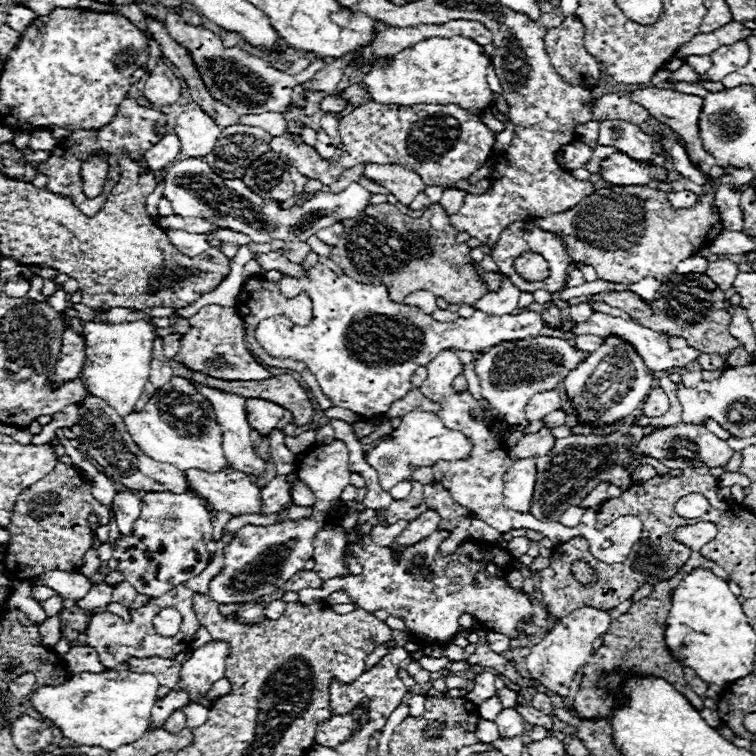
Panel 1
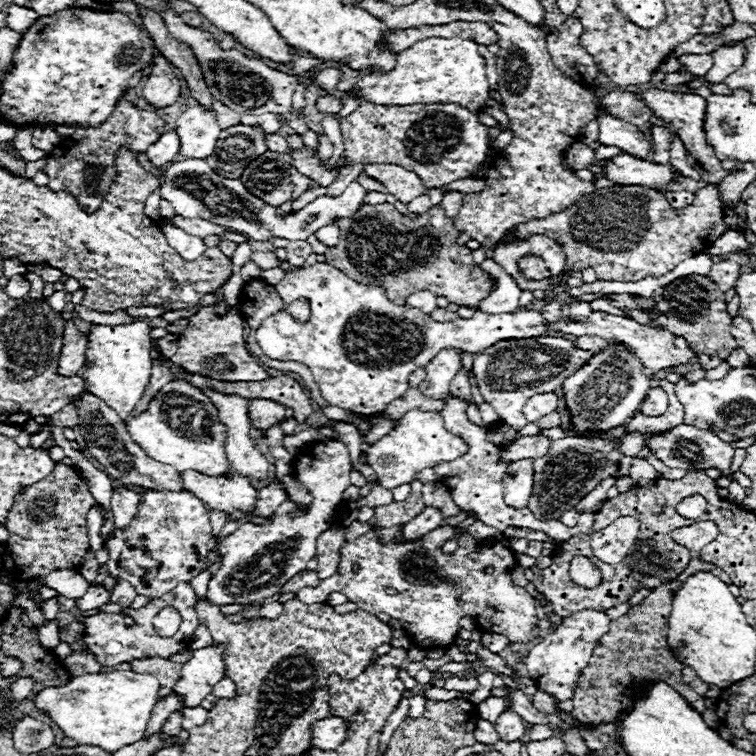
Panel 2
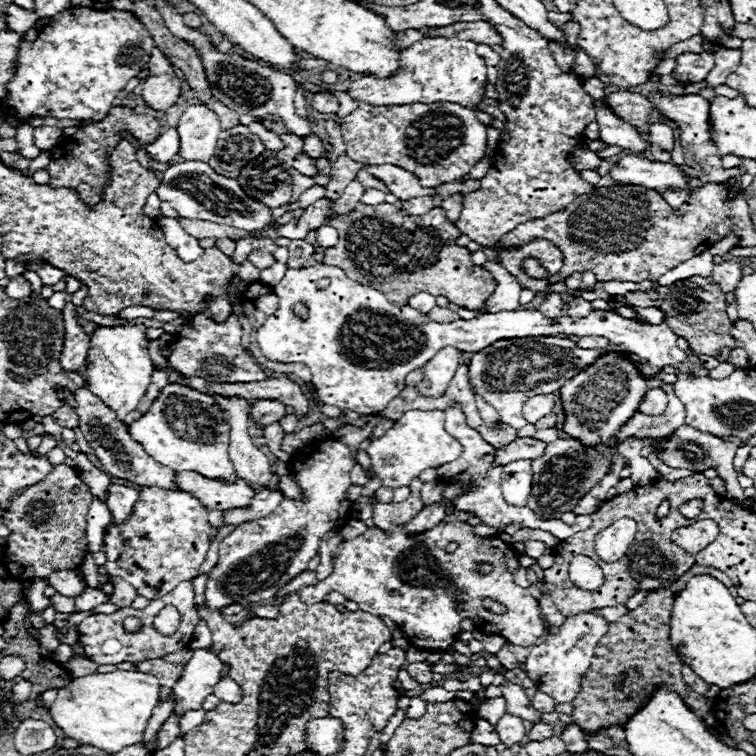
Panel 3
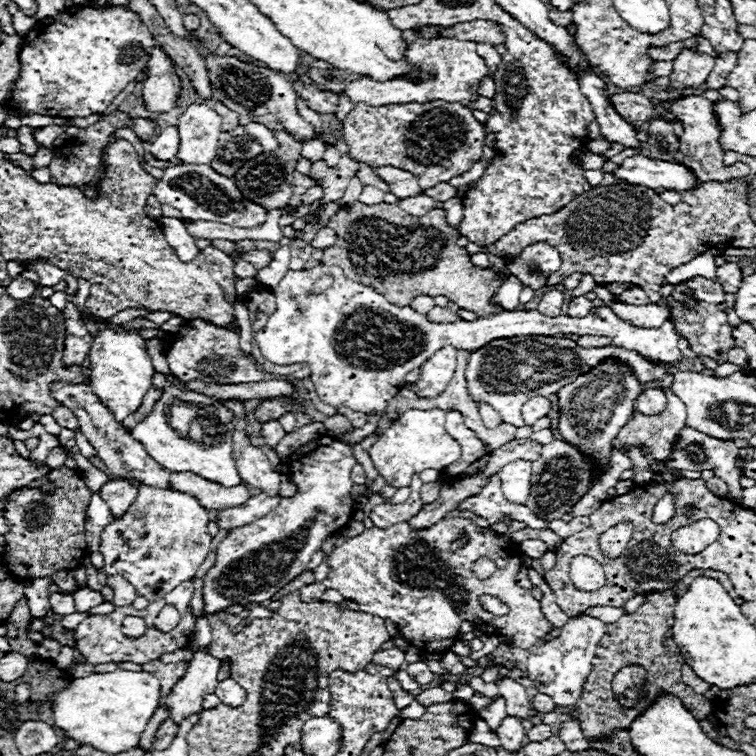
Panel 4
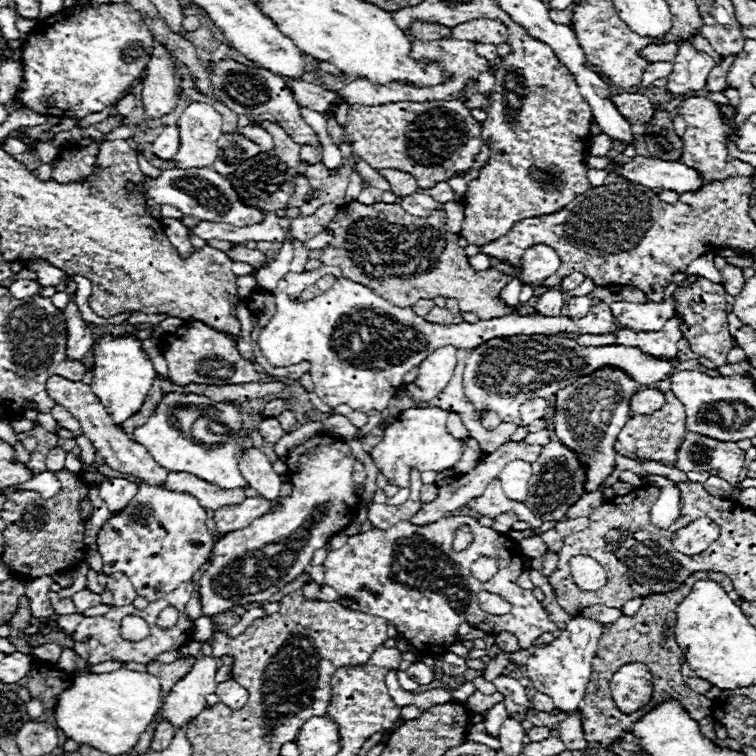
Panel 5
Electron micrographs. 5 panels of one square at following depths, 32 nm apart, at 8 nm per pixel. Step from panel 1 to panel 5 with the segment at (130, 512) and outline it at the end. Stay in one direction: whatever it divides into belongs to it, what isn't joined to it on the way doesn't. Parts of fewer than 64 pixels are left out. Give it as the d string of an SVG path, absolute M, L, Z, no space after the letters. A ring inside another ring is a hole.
M104 478L100 484L100 498L106 502L110 512L118 512L118 508L124 508L130 498L134 498L136 484L126 478Z

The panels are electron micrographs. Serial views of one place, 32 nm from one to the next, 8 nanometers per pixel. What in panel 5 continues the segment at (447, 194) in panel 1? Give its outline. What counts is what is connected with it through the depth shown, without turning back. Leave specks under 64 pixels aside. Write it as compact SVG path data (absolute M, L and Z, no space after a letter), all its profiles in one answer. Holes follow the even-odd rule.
M452 200L452 202L446 202L444 204L444 212L448 216L448 230L454 232L454 234L460 234L460 228L462 228L462 222L464 222L464 214L462 214L462 204Z

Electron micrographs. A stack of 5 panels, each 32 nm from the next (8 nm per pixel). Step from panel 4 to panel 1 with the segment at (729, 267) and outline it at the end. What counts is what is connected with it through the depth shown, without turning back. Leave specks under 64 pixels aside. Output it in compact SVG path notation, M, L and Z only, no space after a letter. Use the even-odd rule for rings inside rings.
M718 260L718 262L710 262L706 274L718 284L718 288L722 288L722 292L726 292L728 288L732 288L736 276L738 276L738 264L732 260Z

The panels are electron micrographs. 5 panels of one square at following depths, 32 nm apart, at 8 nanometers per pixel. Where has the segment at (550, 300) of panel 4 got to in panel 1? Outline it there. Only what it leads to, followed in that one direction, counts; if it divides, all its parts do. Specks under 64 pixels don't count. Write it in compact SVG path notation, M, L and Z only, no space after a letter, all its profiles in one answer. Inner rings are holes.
M552 302L550 306L546 306L544 308L544 312L542 312L542 318L546 320L546 324L550 324L552 328L556 326L556 324L560 324L562 322L562 314L560 314L560 308Z

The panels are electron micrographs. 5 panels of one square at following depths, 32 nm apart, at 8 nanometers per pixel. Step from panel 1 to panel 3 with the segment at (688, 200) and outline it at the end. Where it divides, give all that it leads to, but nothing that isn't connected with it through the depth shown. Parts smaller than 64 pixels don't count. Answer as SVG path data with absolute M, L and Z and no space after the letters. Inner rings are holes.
M666 190L664 194L662 194L662 198L670 204L670 206L680 206L680 204L684 204L686 202L686 198L688 198L688 192L678 192L678 190Z

